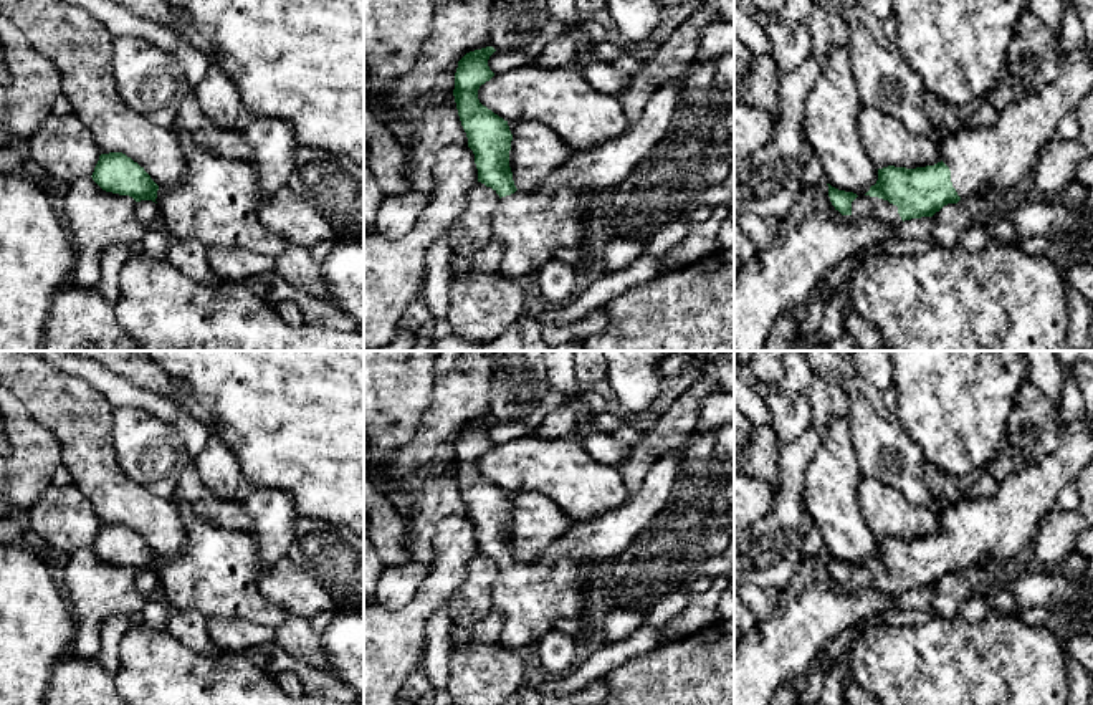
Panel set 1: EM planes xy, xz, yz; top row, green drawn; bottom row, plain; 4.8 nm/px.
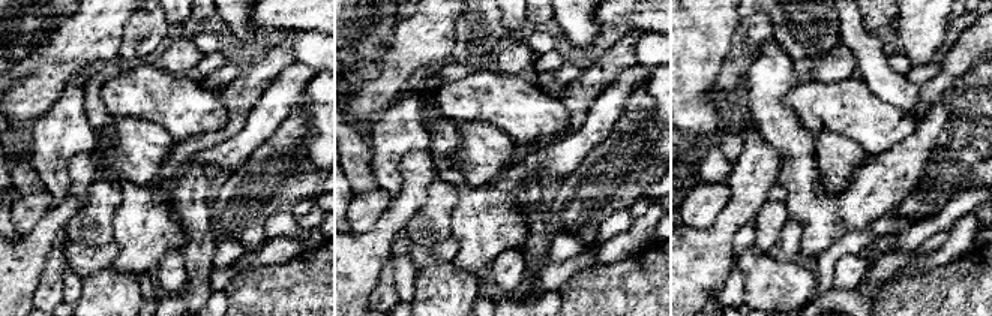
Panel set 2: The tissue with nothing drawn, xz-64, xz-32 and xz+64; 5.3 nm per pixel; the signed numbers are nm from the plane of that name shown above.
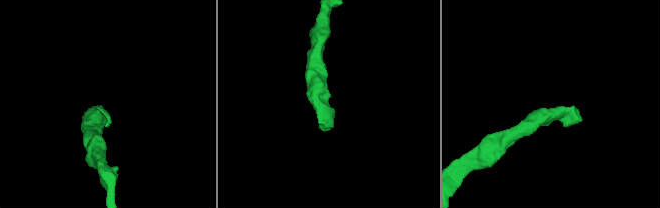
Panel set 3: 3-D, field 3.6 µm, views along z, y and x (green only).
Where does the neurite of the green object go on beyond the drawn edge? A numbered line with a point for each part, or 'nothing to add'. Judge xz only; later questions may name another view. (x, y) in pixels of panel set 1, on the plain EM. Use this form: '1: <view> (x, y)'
1: xz (531, 598)

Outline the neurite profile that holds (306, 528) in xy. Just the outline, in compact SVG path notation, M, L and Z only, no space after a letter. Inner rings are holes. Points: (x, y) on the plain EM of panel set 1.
M311 516L294 526L288 559L327 589L336 612L364 609L364 538Z

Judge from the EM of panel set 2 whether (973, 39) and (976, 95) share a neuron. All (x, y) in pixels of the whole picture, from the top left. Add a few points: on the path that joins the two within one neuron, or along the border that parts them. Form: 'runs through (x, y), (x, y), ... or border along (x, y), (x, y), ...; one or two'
border along (976, 62), (949, 87); two

